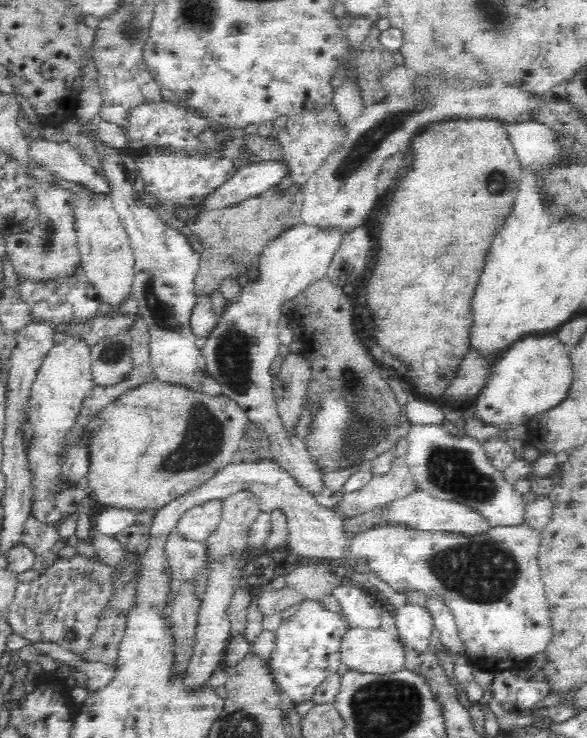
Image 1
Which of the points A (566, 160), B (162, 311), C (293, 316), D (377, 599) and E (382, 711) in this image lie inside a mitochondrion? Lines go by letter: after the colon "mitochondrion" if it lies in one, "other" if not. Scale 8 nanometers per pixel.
A: other
B: mitochondrion
C: other
D: other
E: mitochondrion

